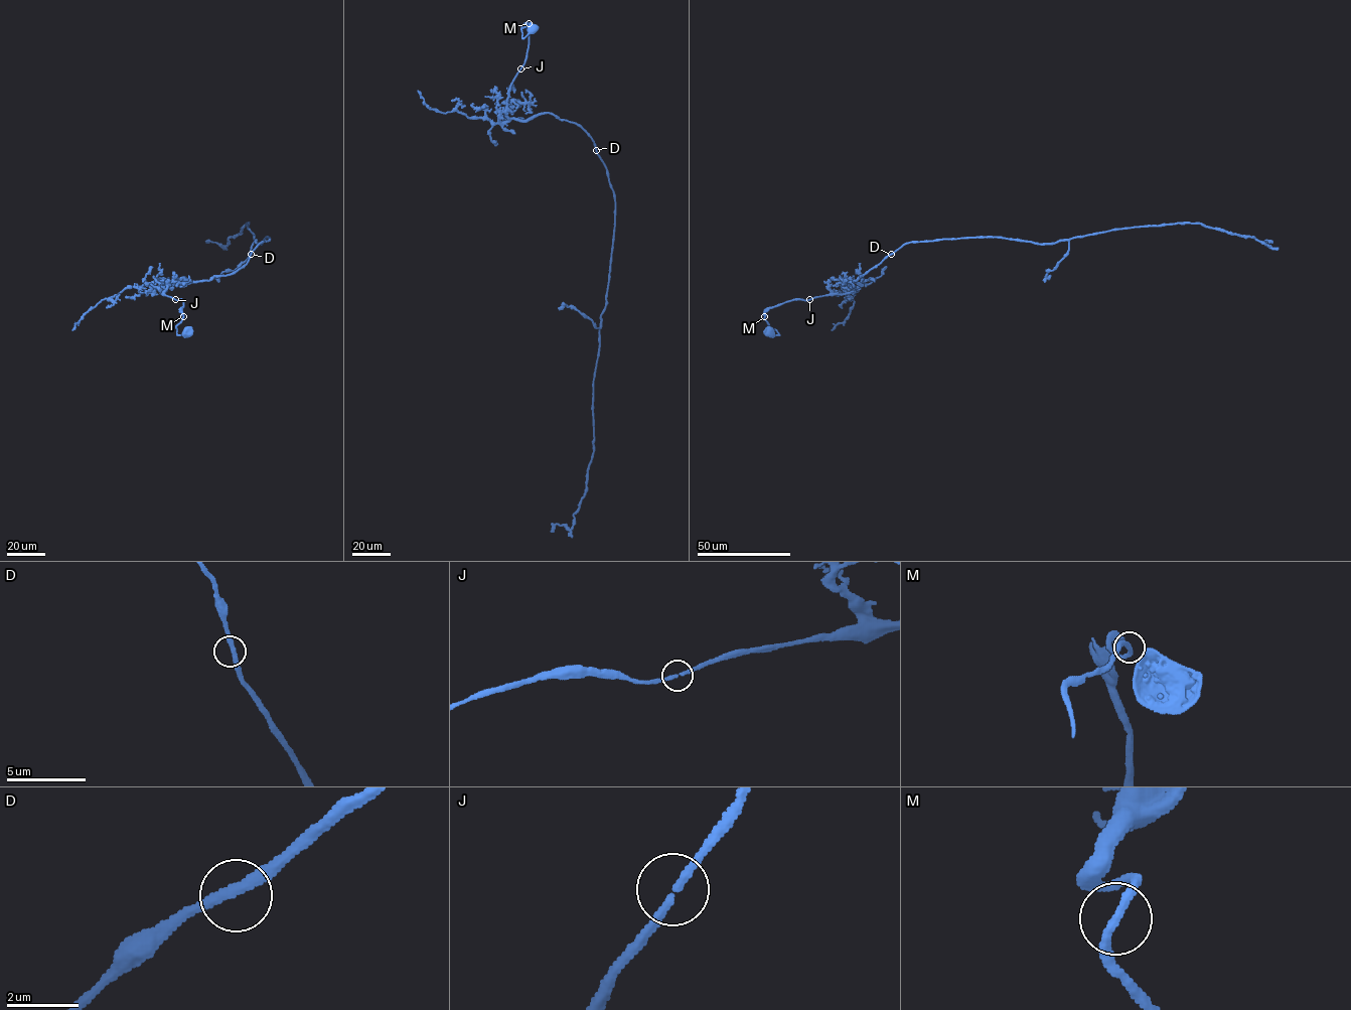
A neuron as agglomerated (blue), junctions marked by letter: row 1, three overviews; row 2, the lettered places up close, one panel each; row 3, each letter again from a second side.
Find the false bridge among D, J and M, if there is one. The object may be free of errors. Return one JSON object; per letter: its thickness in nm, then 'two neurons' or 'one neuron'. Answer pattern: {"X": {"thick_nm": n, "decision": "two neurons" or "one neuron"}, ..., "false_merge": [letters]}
{"D": {"thick_nm": 320, "decision": "one neuron"}, "J": {"thick_nm": 200, "decision": "one neuron"}, "M": {"thick_nm": 260, "decision": "one neuron"}, "false_merge": []}

